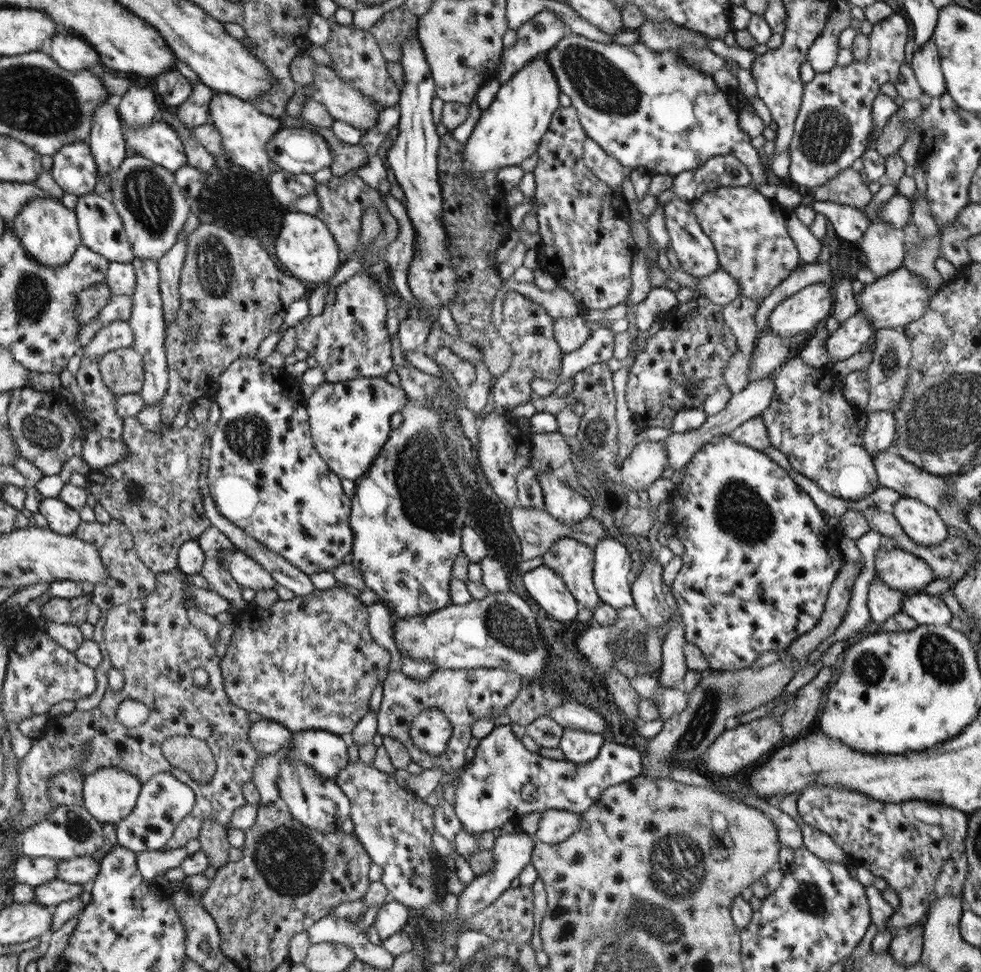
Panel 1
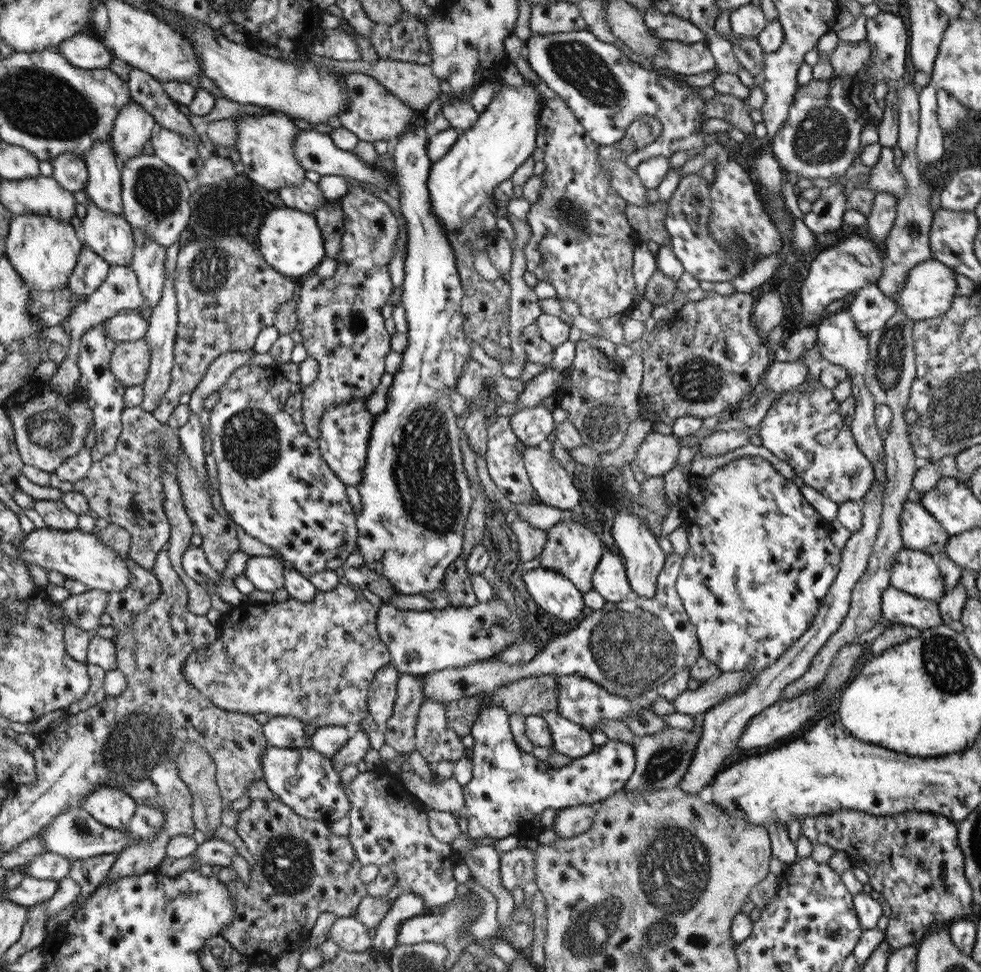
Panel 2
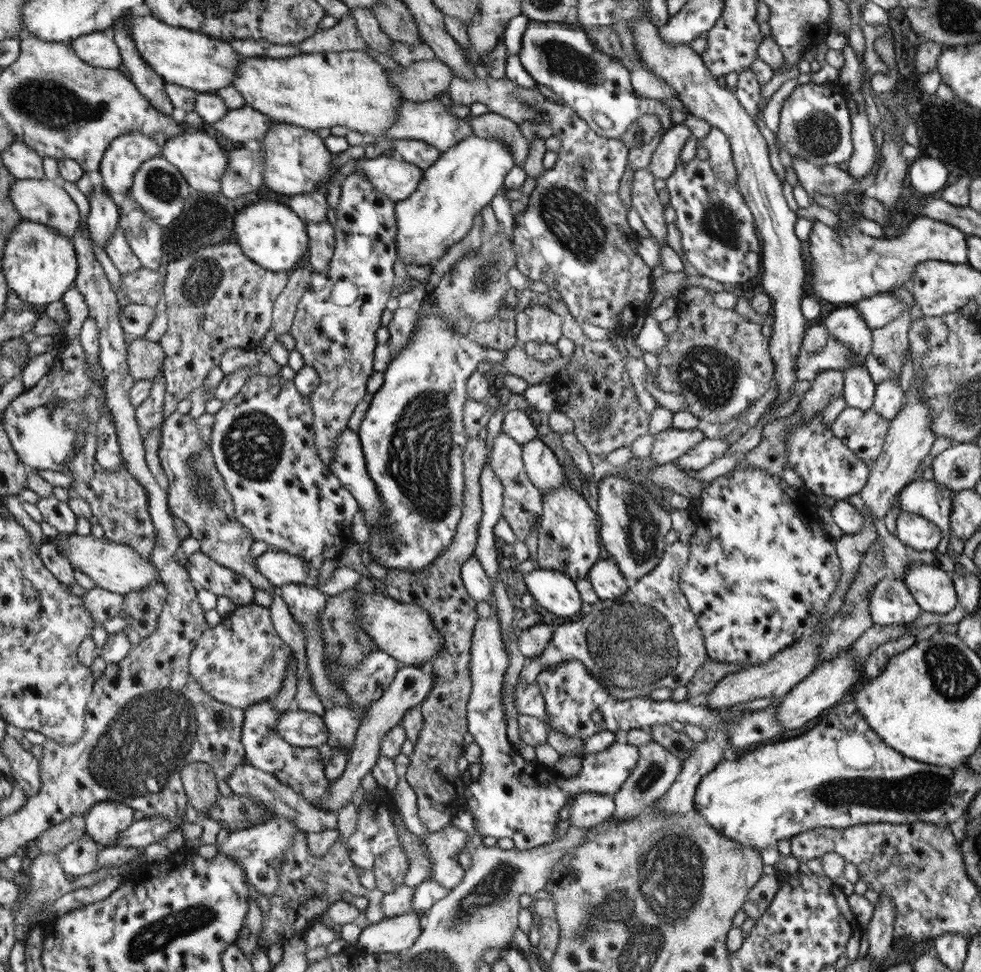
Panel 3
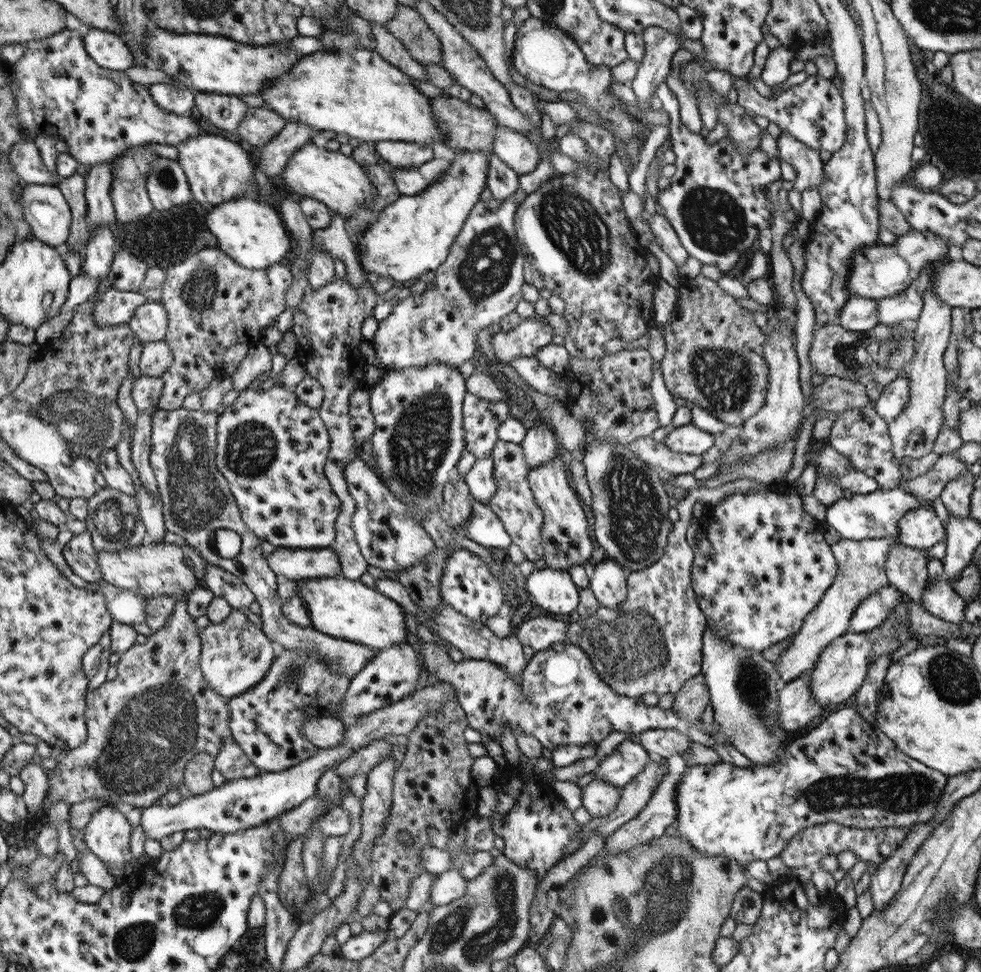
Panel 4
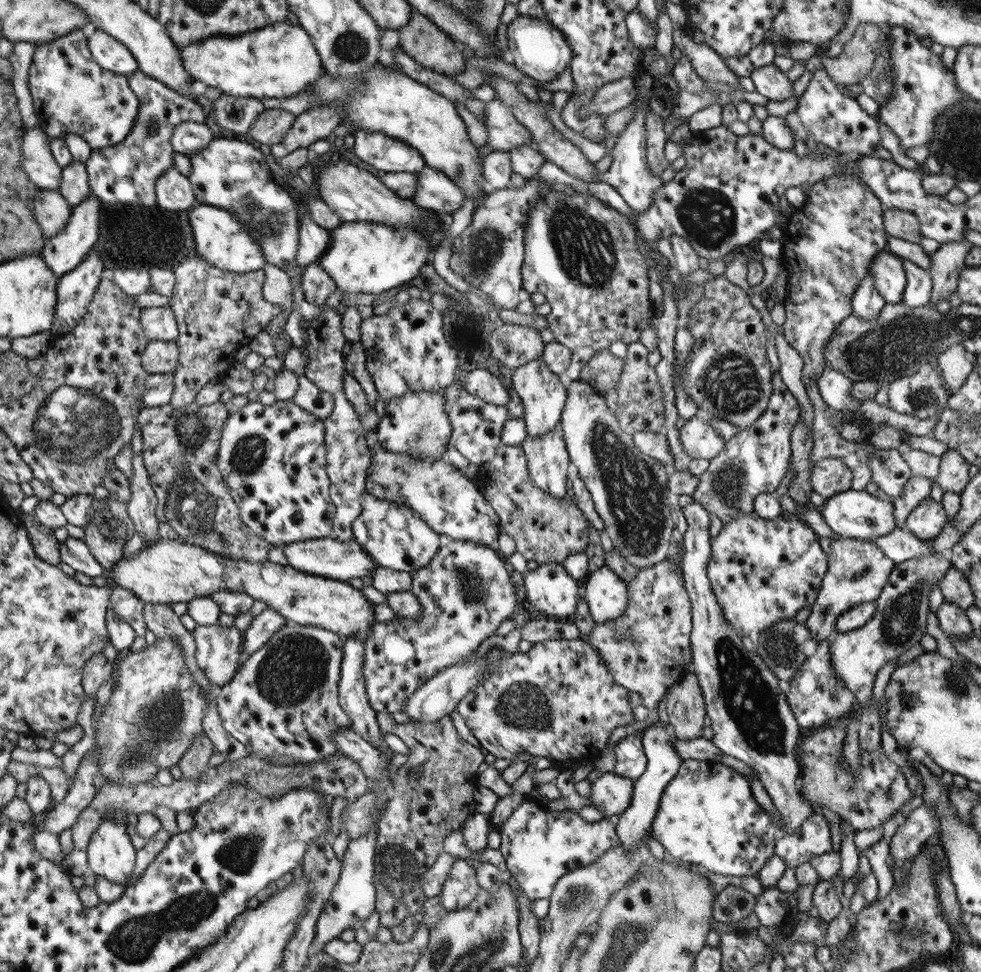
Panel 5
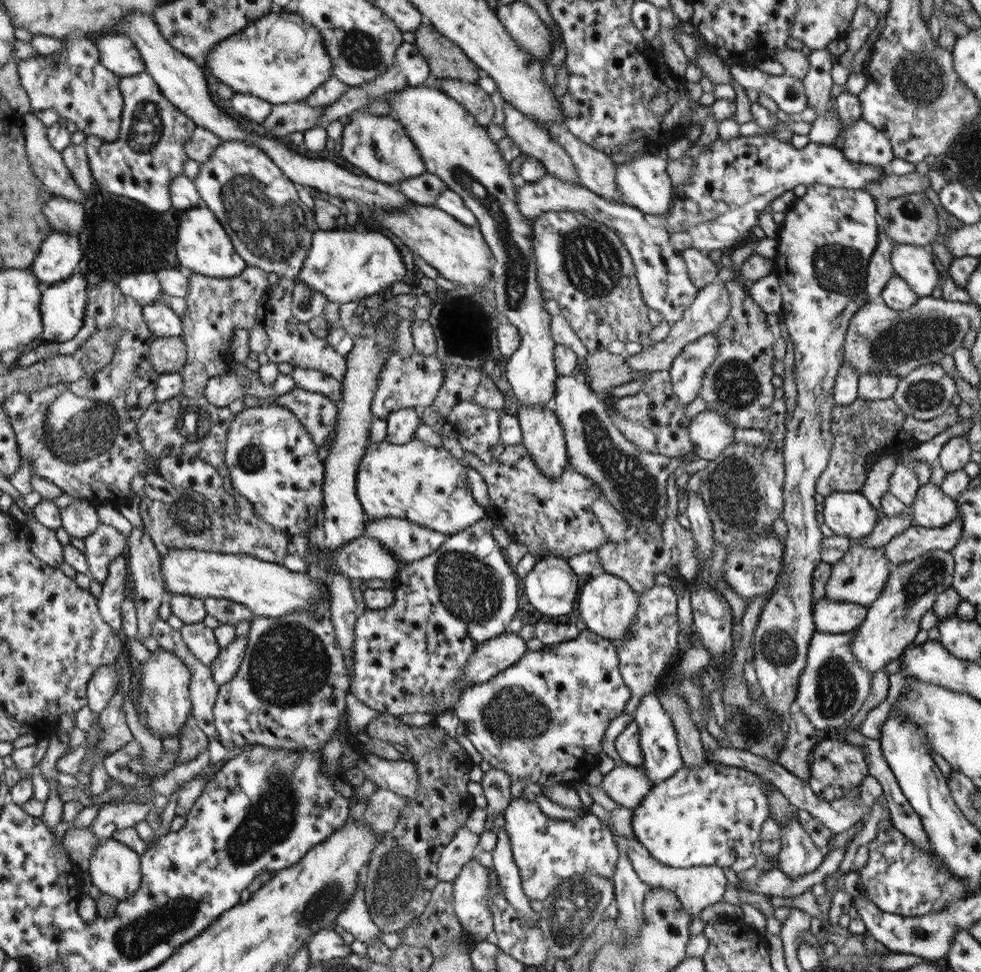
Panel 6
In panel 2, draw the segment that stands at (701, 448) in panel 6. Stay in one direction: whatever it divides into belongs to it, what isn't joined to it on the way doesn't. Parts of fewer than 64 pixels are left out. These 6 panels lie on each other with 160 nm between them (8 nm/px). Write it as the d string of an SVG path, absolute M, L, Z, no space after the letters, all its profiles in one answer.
M651 432L640 445L636 459L638 468L648 478L665 476L683 458L684 449L677 437Z

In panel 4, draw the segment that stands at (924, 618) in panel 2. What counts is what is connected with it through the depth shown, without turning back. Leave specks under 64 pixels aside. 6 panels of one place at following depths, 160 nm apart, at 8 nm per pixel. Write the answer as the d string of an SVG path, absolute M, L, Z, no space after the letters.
M890 584L883 586L860 602L851 616L849 630L854 633L866 633L877 628L890 616L902 597L904 594L896 587Z

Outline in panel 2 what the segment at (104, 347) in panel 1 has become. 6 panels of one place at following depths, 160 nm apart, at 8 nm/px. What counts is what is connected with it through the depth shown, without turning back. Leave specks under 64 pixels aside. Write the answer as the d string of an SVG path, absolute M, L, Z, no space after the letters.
M137 309L119 310L103 324L103 334L108 341L136 342L145 339L148 330L148 317Z

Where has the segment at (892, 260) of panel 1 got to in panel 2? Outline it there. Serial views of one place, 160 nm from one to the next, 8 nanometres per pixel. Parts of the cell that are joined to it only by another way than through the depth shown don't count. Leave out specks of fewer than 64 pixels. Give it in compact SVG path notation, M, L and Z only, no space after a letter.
M876 192L872 211L867 217L870 240L878 246L885 246L888 234L896 222L897 199L889 193Z

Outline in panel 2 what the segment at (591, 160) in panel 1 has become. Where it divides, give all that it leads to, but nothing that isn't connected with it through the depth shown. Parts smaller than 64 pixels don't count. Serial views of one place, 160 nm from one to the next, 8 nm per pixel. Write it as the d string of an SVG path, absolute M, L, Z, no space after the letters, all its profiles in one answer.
M608 145L599 147L599 161L607 170L614 190L630 205L647 207L648 188L640 180L636 171L626 164L624 154L617 146Z

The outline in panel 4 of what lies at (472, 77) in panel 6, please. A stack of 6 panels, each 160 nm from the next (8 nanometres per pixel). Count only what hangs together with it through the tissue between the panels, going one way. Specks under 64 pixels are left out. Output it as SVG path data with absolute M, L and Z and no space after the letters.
M398 2L399 10L387 25L389 31L409 50L419 63L441 64L442 47L439 38L423 16L412 6Z

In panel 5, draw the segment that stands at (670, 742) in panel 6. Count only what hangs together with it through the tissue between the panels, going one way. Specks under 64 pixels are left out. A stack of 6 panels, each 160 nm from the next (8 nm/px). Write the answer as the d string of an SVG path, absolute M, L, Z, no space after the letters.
M661 721L648 726L644 730L641 740L644 744L645 754L648 756L648 768L638 777L633 784L633 797L628 809L615 819L615 831L619 836L619 842L625 850L635 850L645 834L649 834L654 816L660 808L662 793L668 783L676 776L680 765L683 763L681 756L674 750L670 740L673 737L672 729Z

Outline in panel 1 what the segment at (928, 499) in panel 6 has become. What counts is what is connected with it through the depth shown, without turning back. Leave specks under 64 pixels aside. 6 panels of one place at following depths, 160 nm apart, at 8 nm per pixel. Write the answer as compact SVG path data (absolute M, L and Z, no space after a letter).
M902 496L893 505L893 515L912 542L938 546L948 535L938 511L918 499Z

